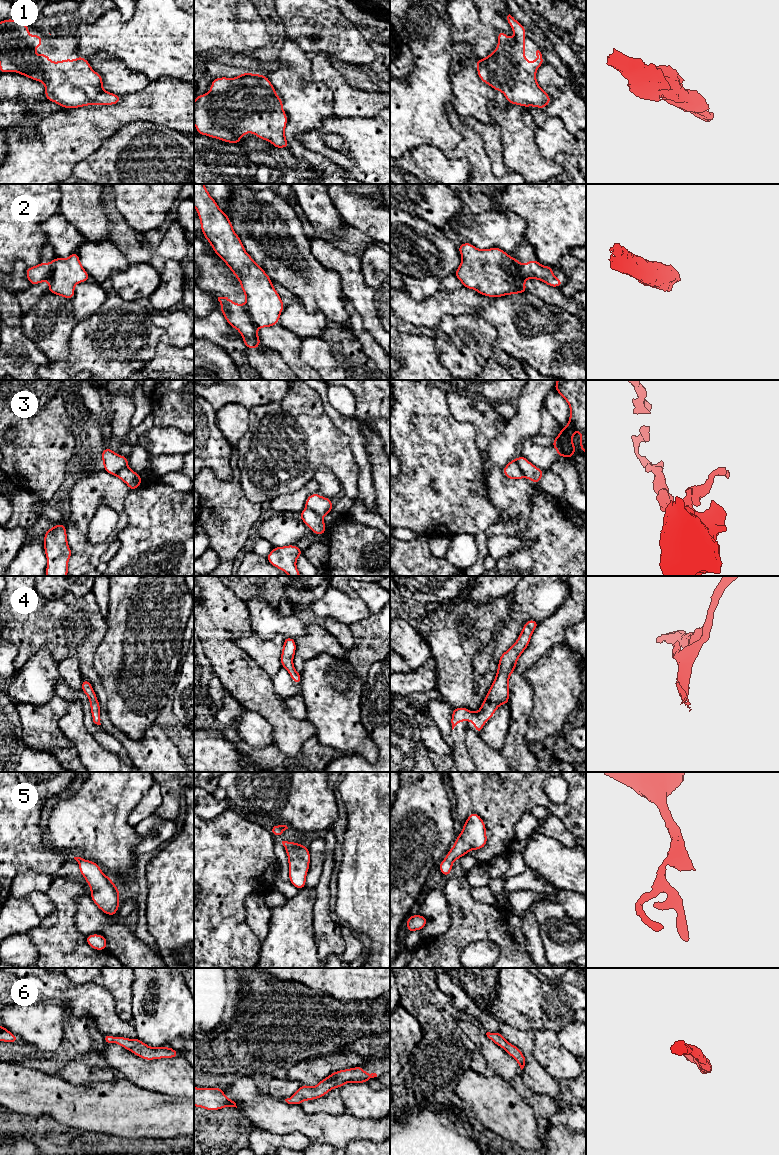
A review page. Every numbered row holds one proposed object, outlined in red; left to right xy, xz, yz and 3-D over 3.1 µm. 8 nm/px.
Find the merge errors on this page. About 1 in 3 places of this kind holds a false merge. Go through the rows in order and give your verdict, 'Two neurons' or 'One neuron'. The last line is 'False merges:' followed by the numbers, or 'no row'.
1: One neuron
2: Two neurons
3: Two neurons
4: One neuron
5: One neuron
6: One neuron
False merges: 2, 3

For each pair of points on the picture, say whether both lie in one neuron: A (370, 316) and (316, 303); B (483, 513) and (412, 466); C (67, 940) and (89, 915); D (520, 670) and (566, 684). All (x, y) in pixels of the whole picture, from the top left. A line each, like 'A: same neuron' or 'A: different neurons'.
A: different neurons
B: same neuron
C: different neurons
D: different neurons

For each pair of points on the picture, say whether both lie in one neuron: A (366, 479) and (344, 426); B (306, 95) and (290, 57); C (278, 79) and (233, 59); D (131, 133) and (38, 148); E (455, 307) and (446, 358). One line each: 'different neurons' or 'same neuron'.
A: same neuron
B: same neuron
C: different neurons
D: different neurons
E: different neurons

